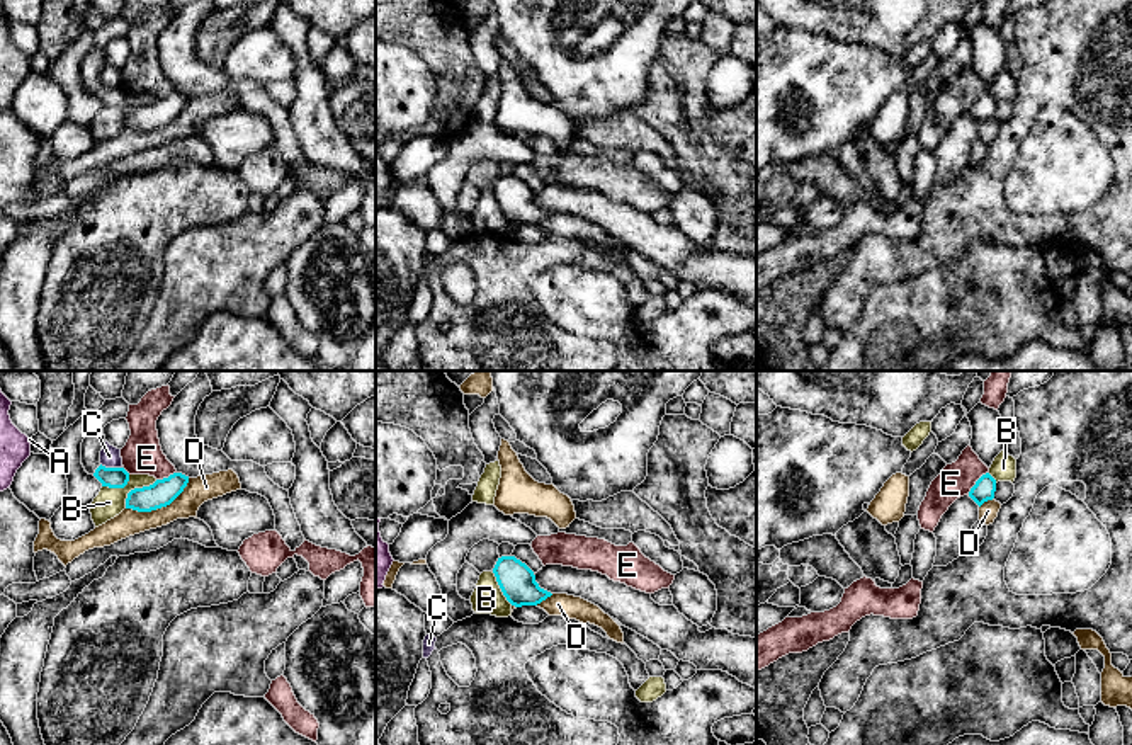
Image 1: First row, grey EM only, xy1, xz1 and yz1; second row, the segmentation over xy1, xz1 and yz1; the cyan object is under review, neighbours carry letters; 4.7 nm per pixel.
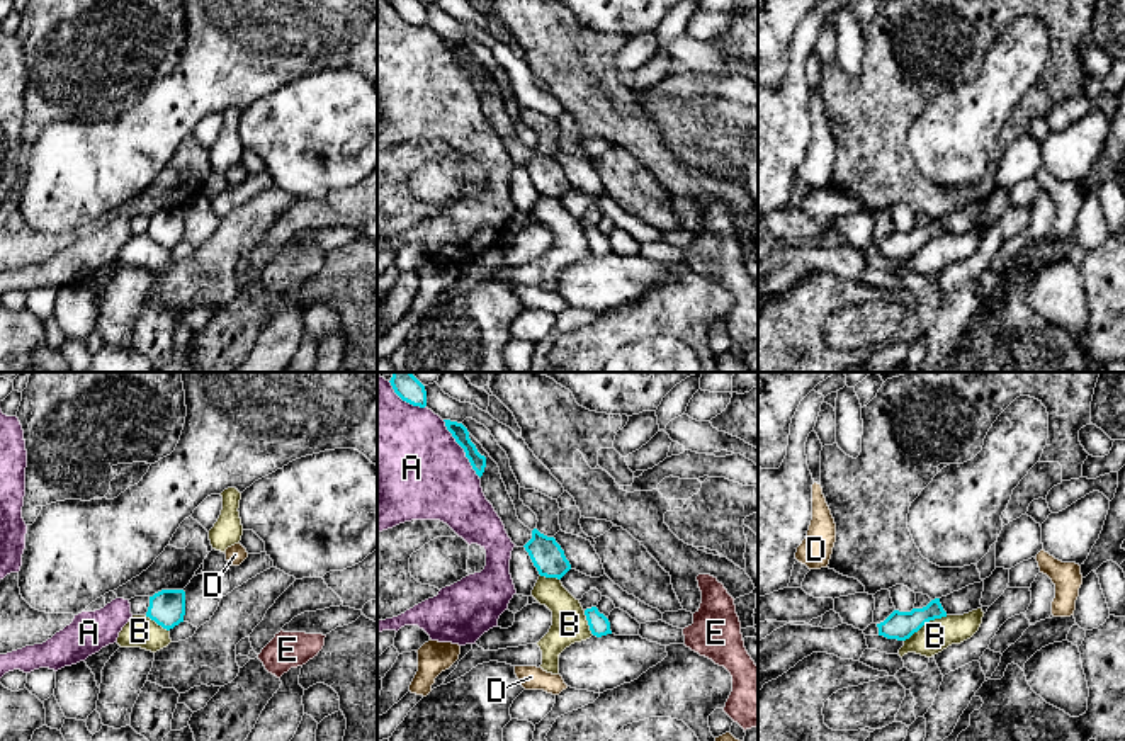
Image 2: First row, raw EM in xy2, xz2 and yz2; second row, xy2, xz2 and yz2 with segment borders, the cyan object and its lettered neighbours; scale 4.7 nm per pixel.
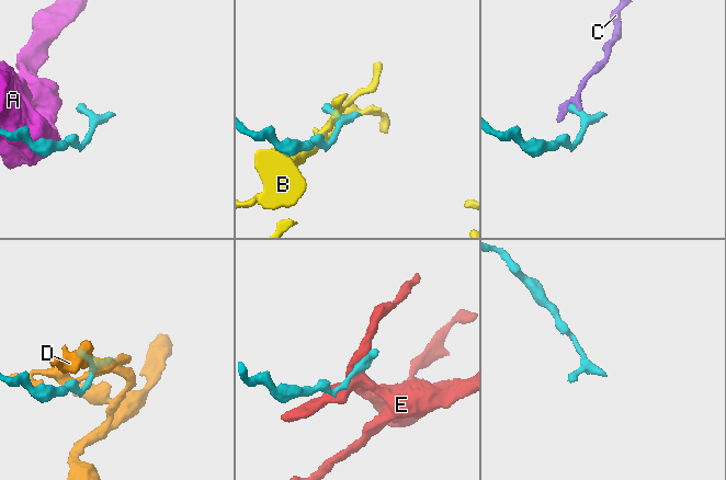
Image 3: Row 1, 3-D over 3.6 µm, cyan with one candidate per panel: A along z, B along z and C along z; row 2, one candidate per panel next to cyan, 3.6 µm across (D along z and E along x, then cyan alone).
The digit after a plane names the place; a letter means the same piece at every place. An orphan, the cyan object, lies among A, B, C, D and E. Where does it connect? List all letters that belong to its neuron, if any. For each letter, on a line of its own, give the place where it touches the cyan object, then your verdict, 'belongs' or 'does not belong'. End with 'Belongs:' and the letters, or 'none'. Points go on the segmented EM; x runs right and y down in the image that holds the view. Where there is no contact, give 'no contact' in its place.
A: contact xz2 (463, 447); does not belong
B: contact xy1 (135, 489); does not belong
C: contact xy1 (111, 468); does not belong
D: contact xy1 (160, 507); does not belong
E: contact yz1 (976, 482); does not belong
Belongs: none

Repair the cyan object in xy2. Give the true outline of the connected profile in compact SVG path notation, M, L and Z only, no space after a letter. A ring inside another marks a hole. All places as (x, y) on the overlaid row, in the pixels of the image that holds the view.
M161 590L150 597L150 607L146 617L155 620L163 629L170 631L185 615L185 591L184 590Z

